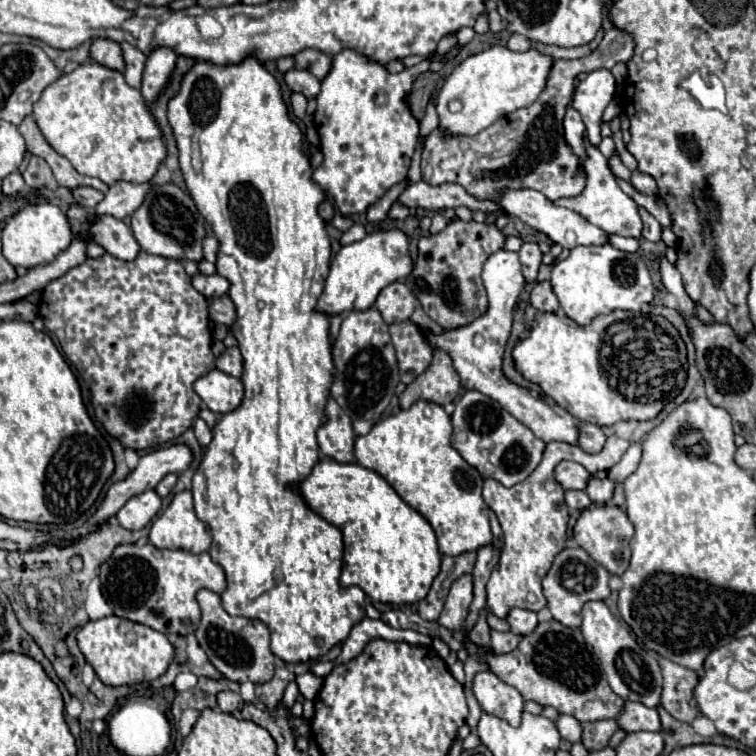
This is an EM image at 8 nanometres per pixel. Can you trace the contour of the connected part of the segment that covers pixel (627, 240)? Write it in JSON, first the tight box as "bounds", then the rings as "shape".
{"bounds":[610,235,640,253],"shape":[[[612,235],[612,237],[610,237],[610,245],[618,247],[620,251],[626,251],[626,253],[636,253],[636,251],[640,249],[640,239],[636,239],[636,237]]]}

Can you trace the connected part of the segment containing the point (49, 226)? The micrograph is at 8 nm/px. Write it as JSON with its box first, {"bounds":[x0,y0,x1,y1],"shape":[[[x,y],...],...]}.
{"bounds":[2,203,72,269],"shape":[[[52,203],[44,205],[28,205],[18,215],[8,219],[6,227],[2,229],[2,253],[12,265],[22,265],[32,269],[42,263],[52,263],[60,251],[64,251],[72,241],[72,227],[68,217],[62,213],[60,207]]]}

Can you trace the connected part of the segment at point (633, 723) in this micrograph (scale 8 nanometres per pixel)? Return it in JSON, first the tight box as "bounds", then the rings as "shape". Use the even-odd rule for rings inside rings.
{"bounds":[618,701,660,733],"shape":[[[626,701],[620,715],[618,715],[618,727],[626,733],[660,731],[660,717],[658,717],[656,709],[650,709],[644,703]]]}

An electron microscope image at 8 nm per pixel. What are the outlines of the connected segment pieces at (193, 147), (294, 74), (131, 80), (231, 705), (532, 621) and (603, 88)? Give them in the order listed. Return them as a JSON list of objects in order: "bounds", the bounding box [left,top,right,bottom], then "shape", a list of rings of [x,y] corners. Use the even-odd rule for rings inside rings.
[{"bounds":[168,55,364,663],"shape":[[[248,55],[240,63],[228,63],[228,65],[216,65],[212,61],[194,61],[194,65],[186,71],[186,75],[180,81],[180,91],[168,101],[168,121],[172,125],[178,151],[180,151],[180,167],[182,175],[186,181],[186,187],[200,211],[200,215],[210,223],[220,249],[218,249],[218,259],[216,259],[216,273],[228,279],[230,289],[228,297],[234,301],[236,307],[236,321],[230,327],[230,333],[238,341],[238,349],[242,351],[244,359],[244,371],[242,371],[242,383],[244,383],[244,401],[240,407],[234,411],[228,411],[220,417],[220,421],[214,425],[214,435],[210,445],[202,453],[202,461],[194,473],[192,479],[192,495],[194,495],[194,509],[198,519],[206,521],[212,529],[212,547],[210,547],[210,557],[222,565],[226,571],[226,591],[220,595],[222,597],[222,607],[230,615],[242,615],[248,619],[260,619],[262,623],[268,625],[272,633],[272,643],[270,649],[276,657],[280,657],[284,663],[300,663],[300,661],[312,661],[328,653],[334,645],[342,643],[350,629],[364,619],[364,591],[360,587],[342,587],[340,585],[340,571],[342,571],[342,551],[344,551],[344,541],[342,541],[342,531],[322,519],[318,513],[314,513],[304,497],[298,493],[298,485],[310,475],[314,465],[320,461],[318,455],[318,441],[316,441],[316,431],[326,423],[326,399],[330,397],[330,383],[334,383],[334,359],[330,359],[330,351],[334,349],[334,343],[330,343],[330,317],[320,317],[316,311],[316,301],[322,295],[324,281],[328,275],[328,265],[330,265],[330,237],[326,231],[326,221],[318,215],[318,207],[324,203],[326,195],[318,183],[312,179],[312,165],[308,155],[302,149],[302,129],[298,123],[290,117],[288,105],[282,97],[282,87],[278,79],[264,67],[262,61],[258,61],[254,55]],[[192,153],[200,153],[200,169],[196,171],[192,165]]]},{"bounds":[286,69,320,97],"shape":[[[292,69],[286,73],[286,85],[292,91],[302,93],[306,97],[316,97],[320,91],[320,81],[312,73],[300,71],[300,69]]]},{"bounds":[120,43,146,89],"shape":[[[120,43],[122,53],[124,53],[124,61],[126,61],[126,69],[124,69],[124,77],[128,81],[128,85],[140,89],[140,81],[142,81],[142,71],[144,71],[144,61],[146,55],[142,51],[138,51],[136,47],[132,47],[130,43]]]},{"bounds":[218,691,244,713],"shape":[[[222,691],[222,693],[218,693],[218,707],[226,713],[240,713],[244,707],[244,701],[234,691]]]},{"bounds":[506,607,538,635],"shape":[[[518,607],[510,609],[506,621],[510,623],[510,629],[516,635],[528,635],[538,625],[538,619],[536,619],[536,613],[534,611],[526,611],[526,609],[518,609]]]},{"bounds":[572,69,616,145],"shape":[[[596,69],[586,75],[576,87],[572,105],[582,115],[584,125],[588,129],[588,137],[592,145],[600,143],[600,117],[608,103],[614,99],[616,79],[610,69]]]}]

